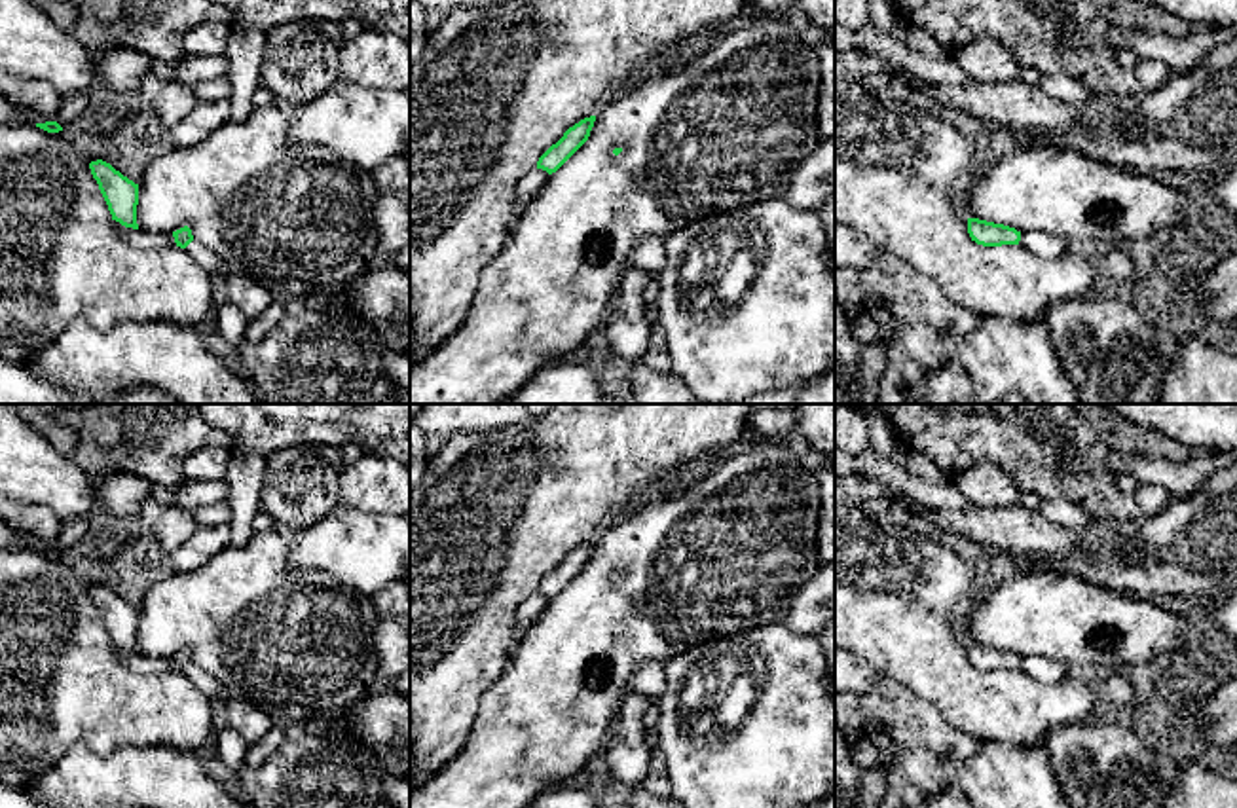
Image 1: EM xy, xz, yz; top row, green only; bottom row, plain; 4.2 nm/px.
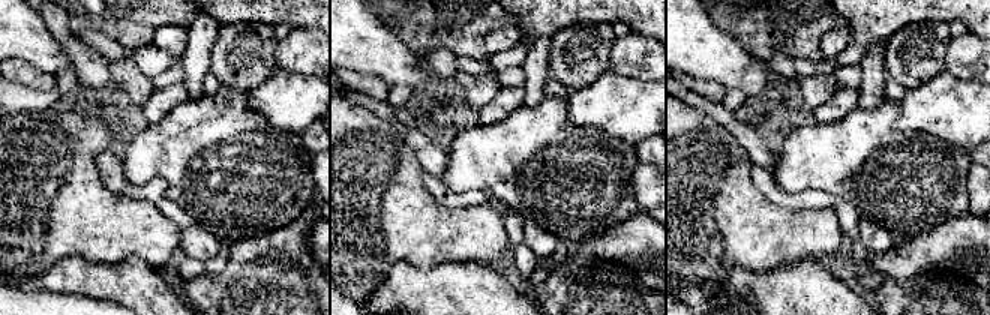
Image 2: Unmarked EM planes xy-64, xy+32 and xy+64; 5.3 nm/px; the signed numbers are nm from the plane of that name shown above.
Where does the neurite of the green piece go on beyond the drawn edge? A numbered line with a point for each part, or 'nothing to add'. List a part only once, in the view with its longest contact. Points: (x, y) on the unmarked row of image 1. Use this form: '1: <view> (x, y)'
1: xy (198, 676)

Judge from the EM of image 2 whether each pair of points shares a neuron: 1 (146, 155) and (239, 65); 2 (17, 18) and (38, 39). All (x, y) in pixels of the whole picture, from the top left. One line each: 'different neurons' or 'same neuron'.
1: different neurons
2: same neuron

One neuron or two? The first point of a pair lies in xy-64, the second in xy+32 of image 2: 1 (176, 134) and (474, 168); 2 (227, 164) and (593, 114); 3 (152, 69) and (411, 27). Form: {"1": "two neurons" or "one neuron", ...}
{"1": "one neuron", "2": "two neurons", "3": "two neurons"}

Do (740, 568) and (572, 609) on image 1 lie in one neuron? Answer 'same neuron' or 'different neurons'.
same neuron

